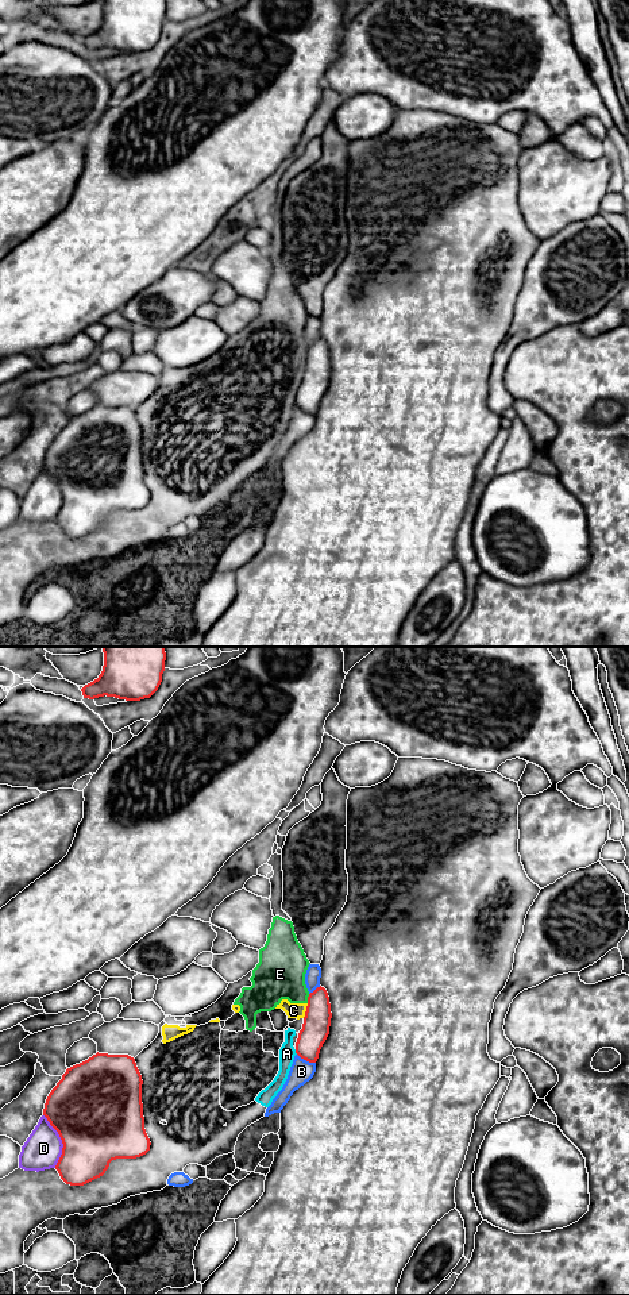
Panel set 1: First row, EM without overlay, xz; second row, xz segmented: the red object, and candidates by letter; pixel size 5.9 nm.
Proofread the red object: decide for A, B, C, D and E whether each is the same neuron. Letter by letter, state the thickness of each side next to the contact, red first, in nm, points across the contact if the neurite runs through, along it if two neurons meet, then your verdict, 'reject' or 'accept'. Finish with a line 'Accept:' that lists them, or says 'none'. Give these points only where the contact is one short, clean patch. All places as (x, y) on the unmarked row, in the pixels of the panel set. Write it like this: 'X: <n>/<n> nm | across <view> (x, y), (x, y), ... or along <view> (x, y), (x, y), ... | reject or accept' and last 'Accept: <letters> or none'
A: 160/100 nm | along xz (294, 401), (297, 405) | reject
B: 160/140 nm | reject
C: 160/100 nm | reject
D: 500/220 nm | reject
E: 160/300 nm | along xz (309, 346), (307, 354) | reject
Accept: none

